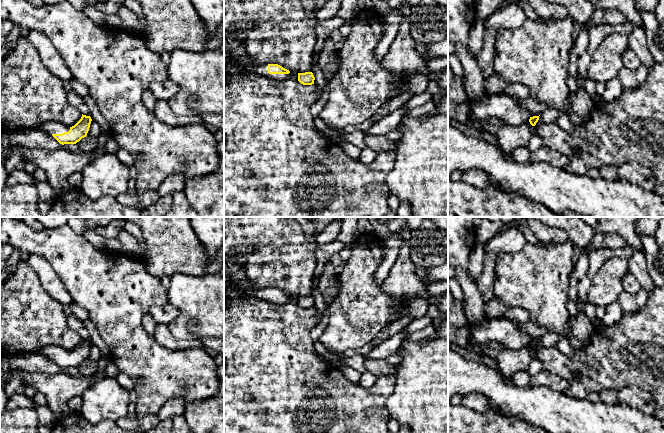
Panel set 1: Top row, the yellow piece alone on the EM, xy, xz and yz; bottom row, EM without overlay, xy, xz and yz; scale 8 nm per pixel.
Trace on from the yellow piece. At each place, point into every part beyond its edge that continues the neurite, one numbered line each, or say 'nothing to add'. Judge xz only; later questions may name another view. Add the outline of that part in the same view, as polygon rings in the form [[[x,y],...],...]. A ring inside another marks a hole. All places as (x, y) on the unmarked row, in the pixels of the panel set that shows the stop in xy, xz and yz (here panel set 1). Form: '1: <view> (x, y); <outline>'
1: xz (233, 264); [[[240,252],[230,254],[224,261],[226,271],[235,284],[246,289],[253,296],[274,304],[285,304],[289,300],[289,298],[269,298],[268,288],[259,287],[249,282],[246,278],[245,271],[242,268],[243,262],[243,254]]]

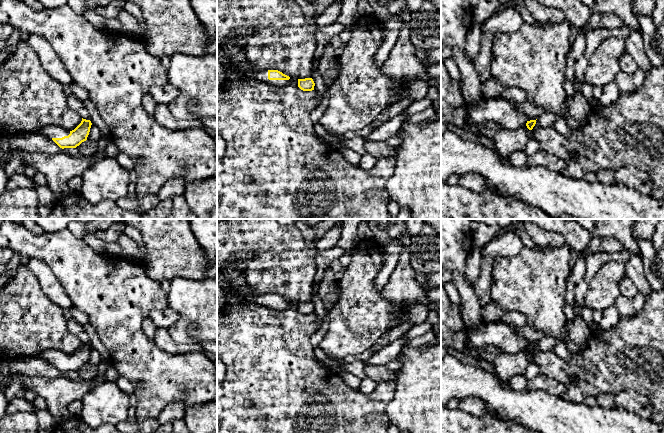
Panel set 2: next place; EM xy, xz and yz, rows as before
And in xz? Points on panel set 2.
1: xz (233, 270); [[[240,258],[230,260],[224,268],[226,277],[235,290],[246,295],[253,302],[274,310],[285,310],[289,306],[289,304],[269,304],[268,294],[259,293],[249,288],[242,274],[243,268],[243,260]]]

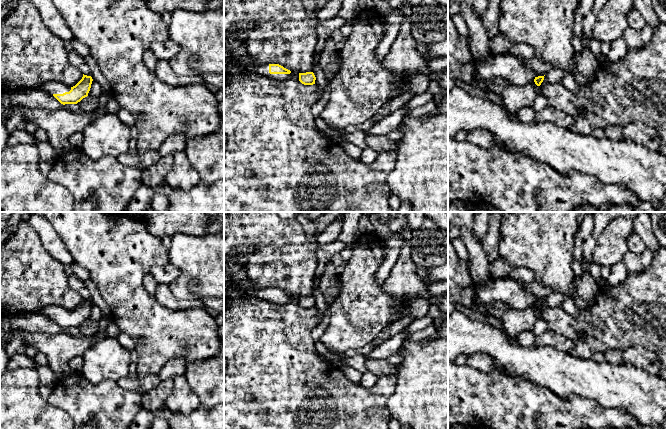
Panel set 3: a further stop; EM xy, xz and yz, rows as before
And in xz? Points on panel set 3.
1: xz (234, 264); [[[241,252],[231,254],[225,262],[227,271],[236,284],[247,289],[254,296],[275,304],[286,304],[290,300],[290,298],[270,298],[269,288],[260,287],[250,282],[243,268],[244,262],[244,254]]]

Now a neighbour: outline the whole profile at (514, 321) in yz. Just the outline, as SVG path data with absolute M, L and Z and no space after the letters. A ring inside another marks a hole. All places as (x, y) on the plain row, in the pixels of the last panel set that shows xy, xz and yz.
M553 291L545 298L540 310L537 310L534 305L522 310L509 308L499 321L510 336L517 337L522 331L532 330L537 318L545 309L561 306L566 298L567 295Z

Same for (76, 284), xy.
M72 274L68 277L68 284L72 290L78 292L84 299L91 300L90 293L83 280Z

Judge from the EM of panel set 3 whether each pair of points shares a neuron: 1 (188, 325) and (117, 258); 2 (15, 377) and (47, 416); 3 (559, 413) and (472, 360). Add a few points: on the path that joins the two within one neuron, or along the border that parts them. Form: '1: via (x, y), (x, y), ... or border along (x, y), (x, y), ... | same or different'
1: via (166, 325), (120, 280) | same
2: via (18, 387), (37, 406) | same
3: border along (466, 365), (481, 371), (495, 369) | different

